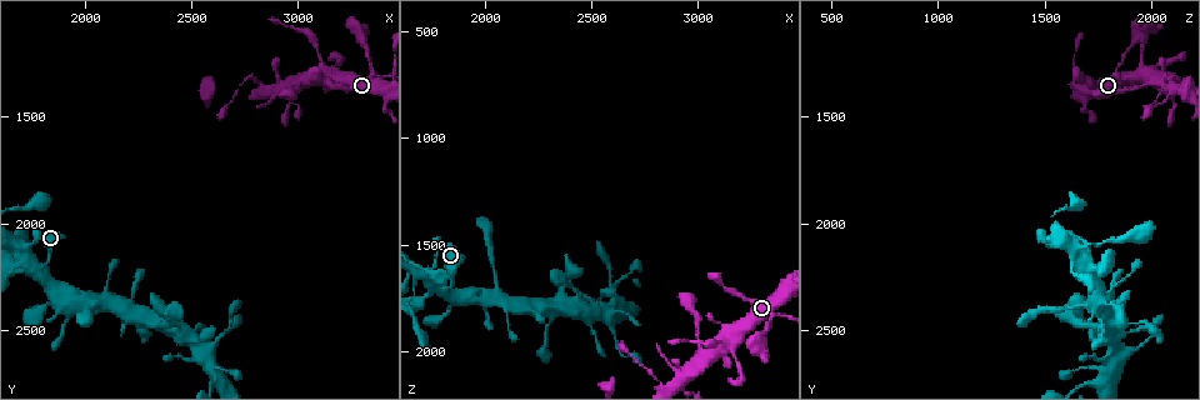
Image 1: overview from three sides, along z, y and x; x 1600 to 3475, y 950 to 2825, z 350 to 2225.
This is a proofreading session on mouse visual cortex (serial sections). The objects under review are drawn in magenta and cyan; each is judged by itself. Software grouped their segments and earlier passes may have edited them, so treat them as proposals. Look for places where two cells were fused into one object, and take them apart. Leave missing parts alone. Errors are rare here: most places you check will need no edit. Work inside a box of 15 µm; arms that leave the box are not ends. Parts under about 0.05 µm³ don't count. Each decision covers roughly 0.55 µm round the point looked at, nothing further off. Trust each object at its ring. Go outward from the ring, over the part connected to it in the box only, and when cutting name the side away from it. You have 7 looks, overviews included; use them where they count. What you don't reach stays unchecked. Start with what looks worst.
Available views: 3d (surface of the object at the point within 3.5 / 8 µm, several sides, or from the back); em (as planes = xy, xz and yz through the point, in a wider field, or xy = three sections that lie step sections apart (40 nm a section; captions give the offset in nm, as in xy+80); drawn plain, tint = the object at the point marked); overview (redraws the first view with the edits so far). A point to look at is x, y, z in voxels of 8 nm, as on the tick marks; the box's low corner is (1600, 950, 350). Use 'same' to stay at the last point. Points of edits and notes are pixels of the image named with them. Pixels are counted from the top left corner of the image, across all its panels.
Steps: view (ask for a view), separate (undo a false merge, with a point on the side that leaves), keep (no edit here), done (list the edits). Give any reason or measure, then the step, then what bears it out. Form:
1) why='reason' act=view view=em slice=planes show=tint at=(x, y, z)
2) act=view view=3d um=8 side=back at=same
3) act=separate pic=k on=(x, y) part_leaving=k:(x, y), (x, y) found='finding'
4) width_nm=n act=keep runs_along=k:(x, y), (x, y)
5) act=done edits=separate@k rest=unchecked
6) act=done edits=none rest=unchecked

why='looks like a crossing' act=view view=3d um=8 at=(1810, 2240, 1720)

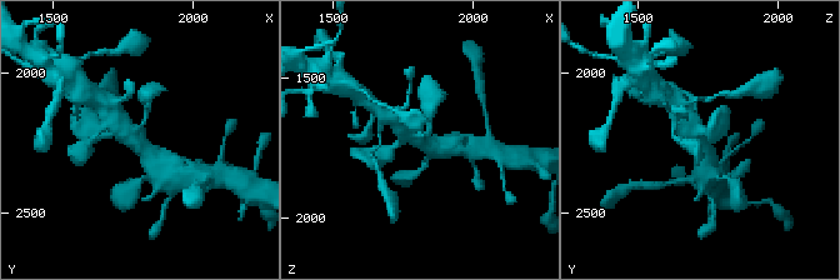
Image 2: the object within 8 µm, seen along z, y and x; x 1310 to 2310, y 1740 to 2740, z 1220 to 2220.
why='zoom in' act=view view=3d um=3.5 side=back at=(1790, 2230, 1720)

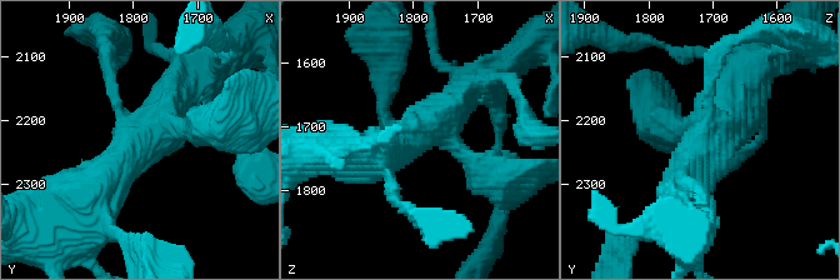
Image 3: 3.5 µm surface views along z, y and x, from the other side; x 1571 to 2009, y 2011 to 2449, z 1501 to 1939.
arms=4 arm_widths_nm=150,250,500,500 why='now the EM' act=view view=em slice=xy step=1 show=tint at=(1800, 2230, 1720)

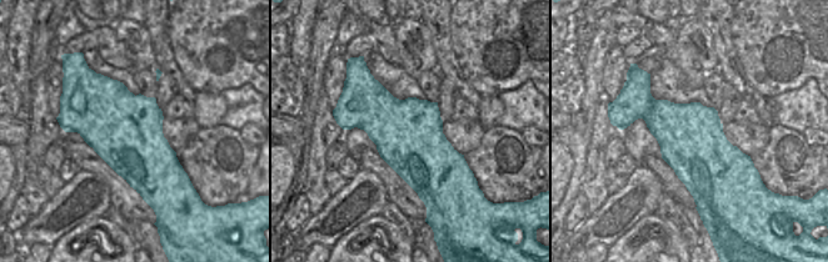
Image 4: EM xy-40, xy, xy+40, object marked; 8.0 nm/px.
act=keep runs_along=3:(714, 68), (681, 205) found='all the same cell'

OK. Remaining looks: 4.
why='looks like a crossing' act=view view=3d um=3.5 at=(2560, 2590, 1830)

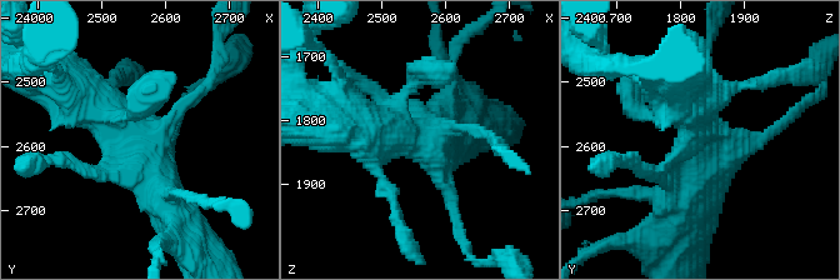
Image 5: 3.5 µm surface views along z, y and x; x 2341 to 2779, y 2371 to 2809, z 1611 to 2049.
why='now the EM' act=view view=em slice=xy step=5 show=tint at=(2565, 2590, 1820)

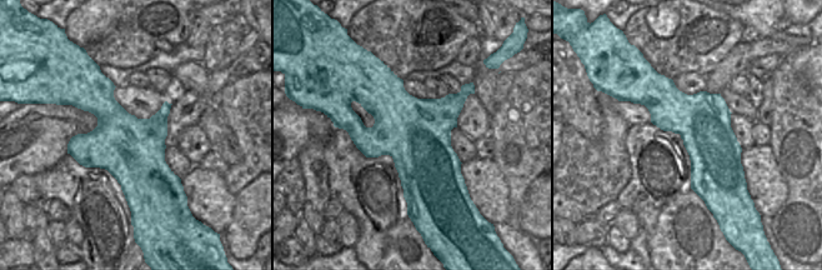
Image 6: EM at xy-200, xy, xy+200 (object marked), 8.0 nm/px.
act=keep runs_along=5:(80, 94), (149, 144), (173, 213) found='continuous, no second cell'

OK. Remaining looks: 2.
why='sharp bend' act=view view=em slice=planes show=tint at=(2790, 1340, 2110)

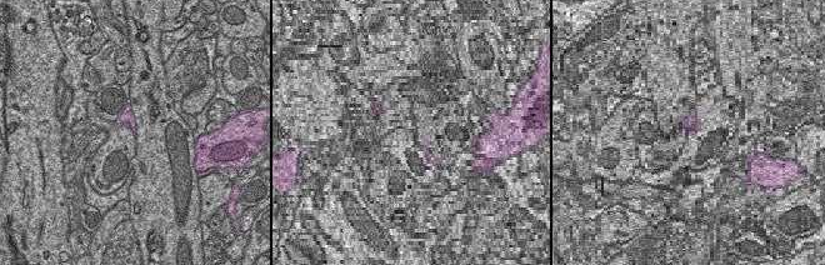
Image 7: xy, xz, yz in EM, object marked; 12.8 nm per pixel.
why='wider look' act=view view=3d um=3.5 at=same

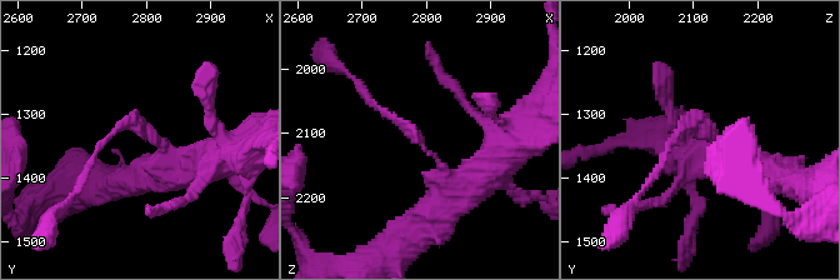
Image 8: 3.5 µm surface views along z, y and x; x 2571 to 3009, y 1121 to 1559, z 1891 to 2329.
act=keep runs_along=8:(474, 183), (455, 186), (424, 141), (370, 100) found='one cell here'

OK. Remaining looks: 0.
act=done edits=none rest=unchecked

